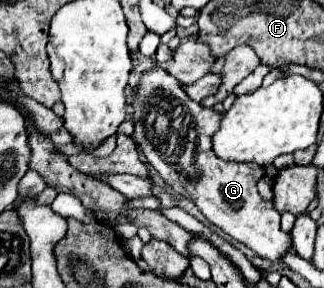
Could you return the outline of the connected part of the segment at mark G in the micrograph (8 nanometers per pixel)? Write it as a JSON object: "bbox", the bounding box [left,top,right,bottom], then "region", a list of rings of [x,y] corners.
{"bbox":[132,67,292,261],"region":[[[160,67],[144,73],[132,107],[136,123],[134,141],[174,193],[194,199],[210,223],[264,259],[280,261],[280,257],[292,249],[292,237],[280,229],[280,213],[274,209],[274,203],[264,201],[256,189],[256,183],[264,177],[264,167],[222,163],[214,155],[212,135],[218,129],[220,113],[186,99],[178,81]]]}

